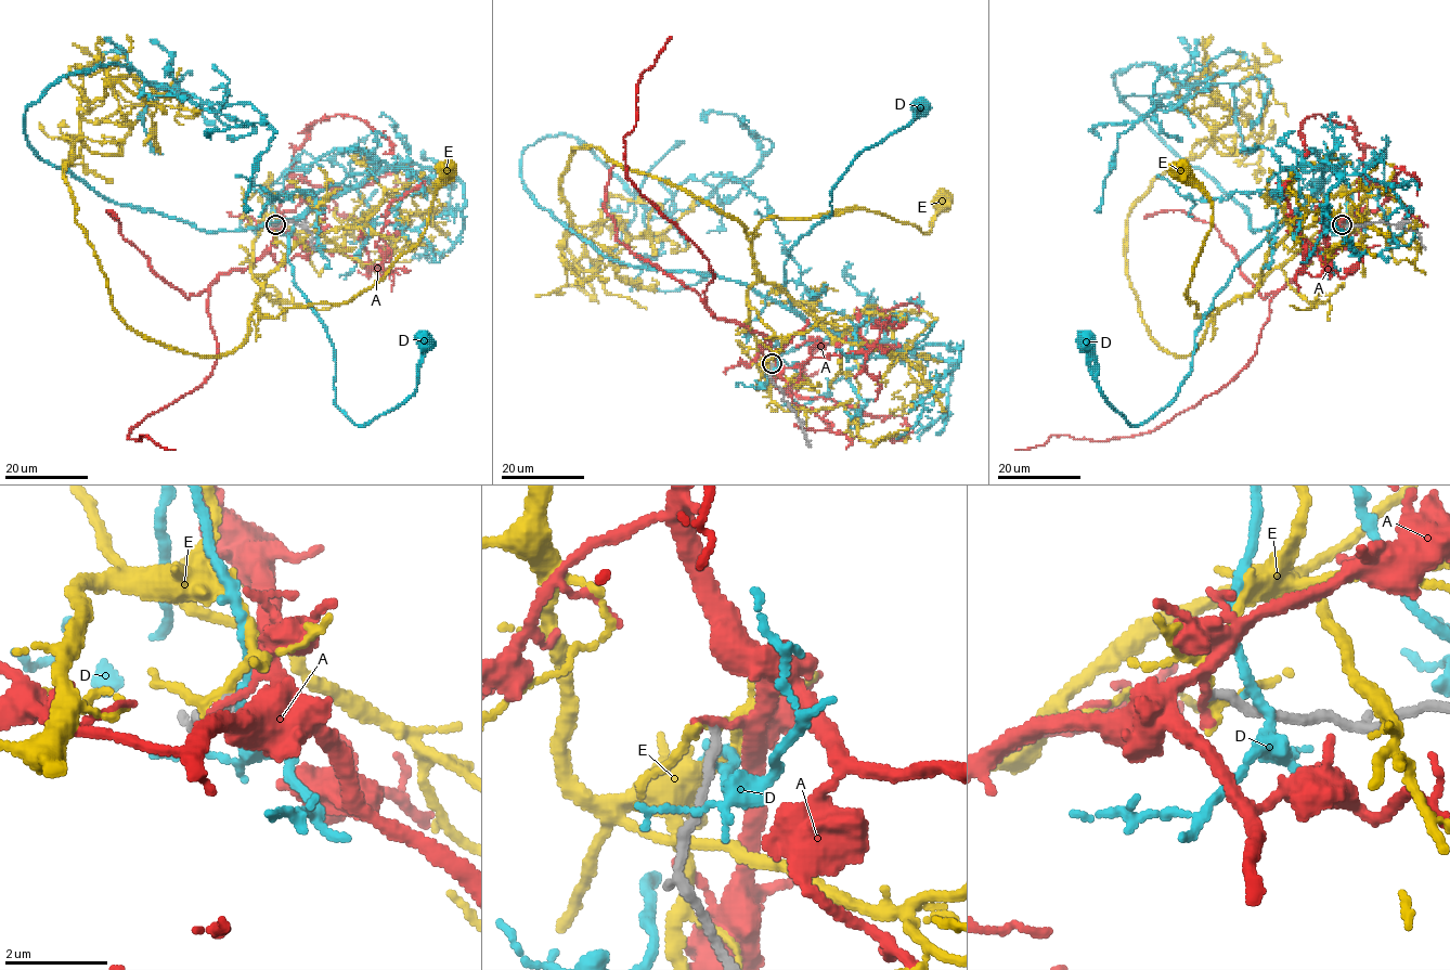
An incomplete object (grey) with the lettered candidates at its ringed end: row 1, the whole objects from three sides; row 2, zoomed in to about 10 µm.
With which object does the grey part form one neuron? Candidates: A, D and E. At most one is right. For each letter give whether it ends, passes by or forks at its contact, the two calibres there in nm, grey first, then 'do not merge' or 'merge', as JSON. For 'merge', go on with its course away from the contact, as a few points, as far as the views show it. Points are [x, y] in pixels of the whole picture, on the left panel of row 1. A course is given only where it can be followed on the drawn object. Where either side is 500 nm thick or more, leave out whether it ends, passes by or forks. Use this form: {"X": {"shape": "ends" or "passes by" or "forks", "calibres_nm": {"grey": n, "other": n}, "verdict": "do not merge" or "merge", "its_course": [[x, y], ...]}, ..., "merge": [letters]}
{"A": {"shape": "passes by", "calibres_nm": {"grey": 180, "other": 170}, "verdict": "do not merge"}, "D": {"shape": "passes by", "calibres_nm": {"grey": 220, "other": 150}, "verdict": "do not merge"}, "E": {"shape": "forks", "calibres_nm": {"grey": 180, "other": 170}, "verdict": "do not merge"}, "merge": []}

